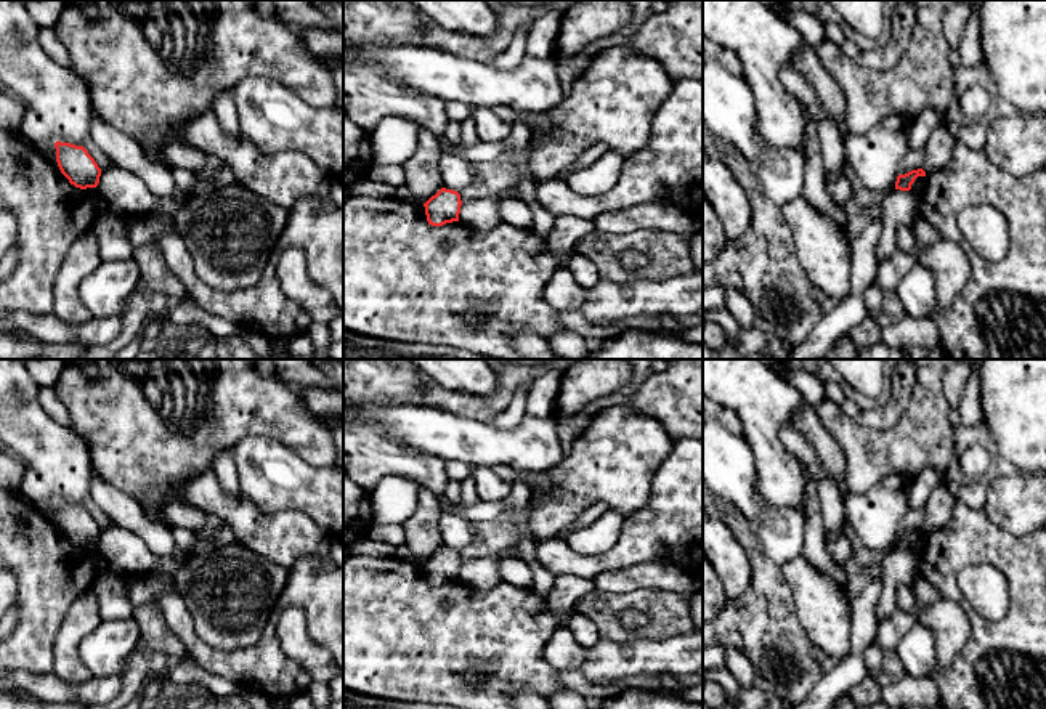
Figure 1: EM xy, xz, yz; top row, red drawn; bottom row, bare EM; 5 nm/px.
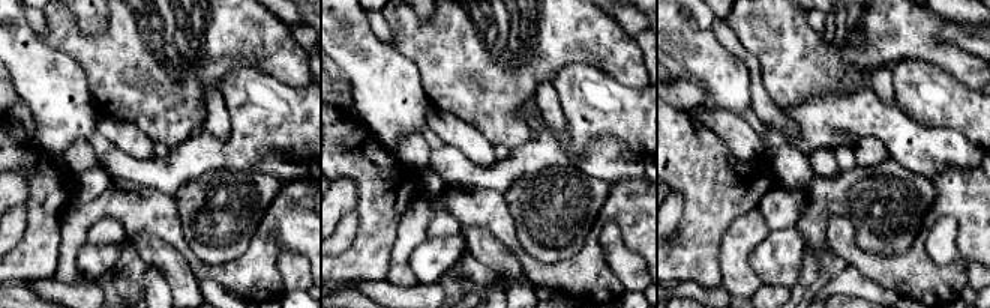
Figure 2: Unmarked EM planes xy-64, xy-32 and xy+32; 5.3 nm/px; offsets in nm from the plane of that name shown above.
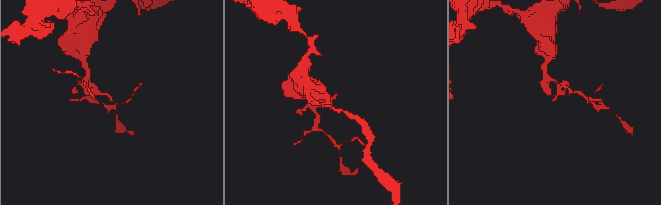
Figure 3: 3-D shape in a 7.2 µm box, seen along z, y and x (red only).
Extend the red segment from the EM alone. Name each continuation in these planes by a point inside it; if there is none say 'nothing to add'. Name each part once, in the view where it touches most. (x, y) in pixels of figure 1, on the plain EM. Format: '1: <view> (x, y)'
nothing to add

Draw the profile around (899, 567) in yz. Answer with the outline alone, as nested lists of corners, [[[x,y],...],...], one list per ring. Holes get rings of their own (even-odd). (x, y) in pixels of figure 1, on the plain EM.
[[[894,549],[879,557],[881,582],[876,605],[878,621],[890,618],[897,610],[897,590],[900,585],[913,587],[918,576],[918,557],[911,550]]]

